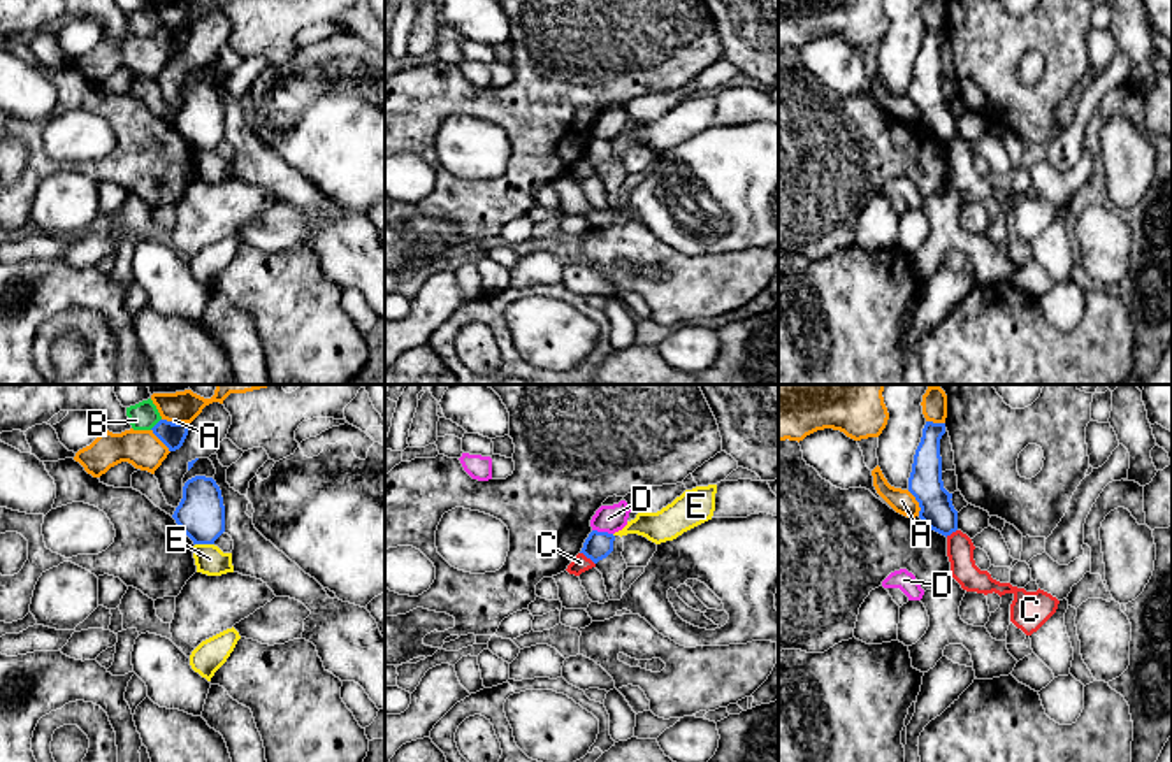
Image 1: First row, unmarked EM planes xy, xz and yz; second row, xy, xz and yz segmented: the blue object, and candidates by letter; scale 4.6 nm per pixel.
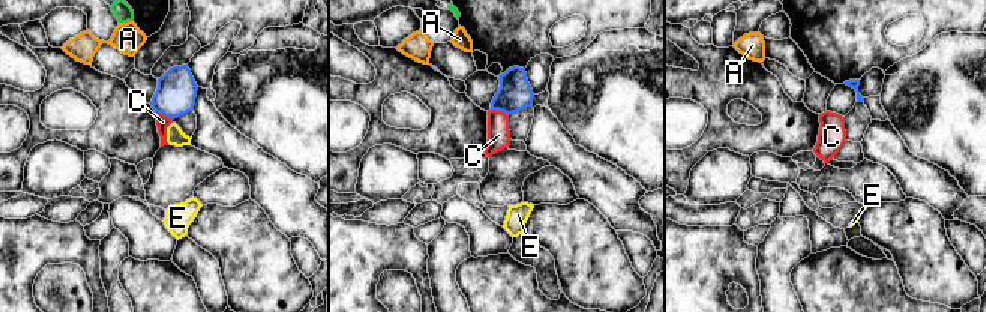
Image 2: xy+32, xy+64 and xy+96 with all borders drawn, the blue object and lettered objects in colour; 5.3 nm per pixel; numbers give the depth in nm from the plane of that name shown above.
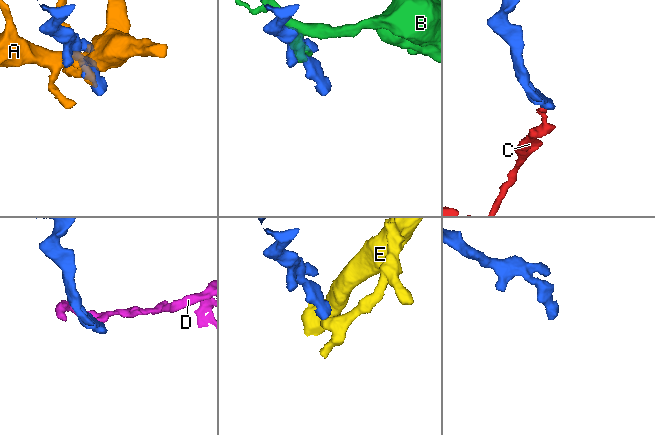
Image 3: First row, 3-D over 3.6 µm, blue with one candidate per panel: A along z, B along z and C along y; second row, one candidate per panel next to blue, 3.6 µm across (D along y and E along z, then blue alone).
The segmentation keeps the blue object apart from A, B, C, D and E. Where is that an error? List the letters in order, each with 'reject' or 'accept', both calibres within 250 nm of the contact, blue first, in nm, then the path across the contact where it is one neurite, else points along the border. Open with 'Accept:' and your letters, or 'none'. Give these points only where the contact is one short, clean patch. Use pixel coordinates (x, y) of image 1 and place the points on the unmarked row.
Accept: none
A: reject; calibres 110 and 140 nm
B: reject; calibres 110 and 130 nm
C: reject; calibres 120 and 80 nm; border xz (580, 158), (594, 171)
D: reject; calibres 120 and 130 nm; border xz (593, 136), (612, 141)
E: reject; calibres 220 and 140 nm

